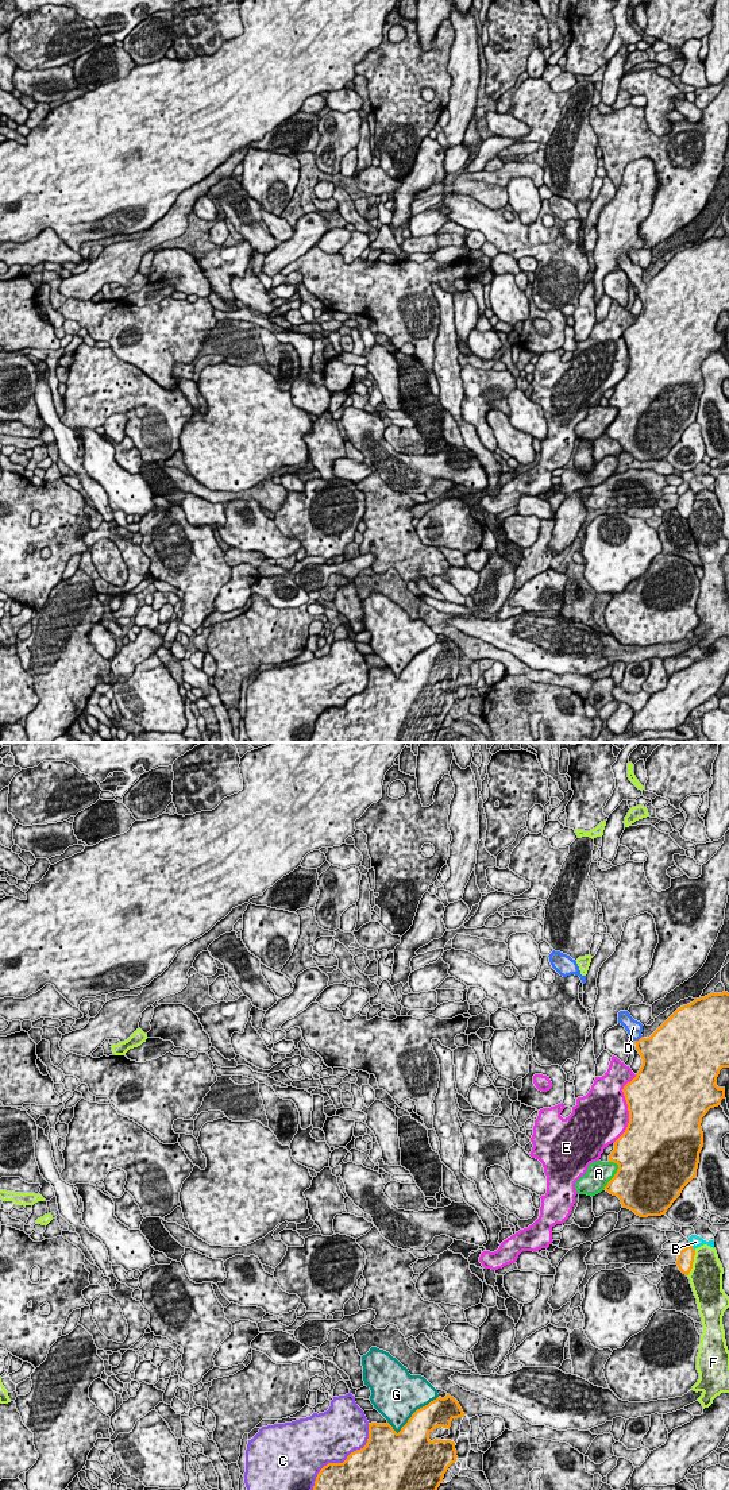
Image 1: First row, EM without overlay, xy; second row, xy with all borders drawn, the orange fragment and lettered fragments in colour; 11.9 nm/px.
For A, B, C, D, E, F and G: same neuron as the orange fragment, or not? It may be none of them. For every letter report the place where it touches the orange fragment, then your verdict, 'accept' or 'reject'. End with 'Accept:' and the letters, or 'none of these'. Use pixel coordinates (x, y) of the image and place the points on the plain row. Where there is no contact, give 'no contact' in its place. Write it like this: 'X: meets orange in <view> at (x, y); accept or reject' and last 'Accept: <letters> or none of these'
A: meets orange in xy at (614, 420); reject
B: meets orange in xy at (691, 491); reject
C: meets orange in xy at (339, 707); reject
D: meets orange in xy at (639, 284); accept
E: meets orange in xy at (628, 352); reject
F: meets orange in xy at (691, 508); reject
G: meets orange in xy at (412, 659); reject
Accept: D

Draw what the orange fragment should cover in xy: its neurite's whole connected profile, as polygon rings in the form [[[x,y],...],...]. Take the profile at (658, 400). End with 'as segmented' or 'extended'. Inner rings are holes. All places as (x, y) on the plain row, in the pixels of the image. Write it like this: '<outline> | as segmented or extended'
[[[710,238],[678,252],[649,282],[644,282],[643,269],[628,255],[618,256],[618,267],[634,285],[643,309],[636,321],[622,336],[628,348],[629,367],[625,377],[614,386],[609,406],[618,409],[614,421],[603,435],[621,444],[624,452],[640,462],[662,460],[680,440],[683,432],[697,420],[699,397],[703,391],[702,362],[710,352],[718,351],[725,341],[725,332],[718,332],[717,321],[722,312],[729,312],[729,238]]] | extended

